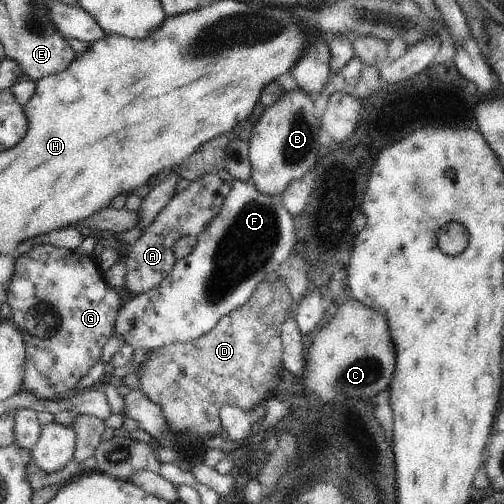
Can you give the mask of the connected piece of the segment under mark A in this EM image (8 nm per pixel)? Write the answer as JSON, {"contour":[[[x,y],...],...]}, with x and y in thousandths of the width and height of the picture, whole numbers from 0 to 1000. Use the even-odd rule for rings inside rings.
{"contour":[[[448,335],[411,345],[391,359],[379,361],[373,373],[349,383],[313,429],[292,448],[284,464],[262,488],[250,512],[252,542],[246,565],[254,579],[278,581],[310,571],[337,544],[349,518],[343,498],[345,482],[367,468],[393,468],[437,421],[448,387],[456,377],[460,343]]]}

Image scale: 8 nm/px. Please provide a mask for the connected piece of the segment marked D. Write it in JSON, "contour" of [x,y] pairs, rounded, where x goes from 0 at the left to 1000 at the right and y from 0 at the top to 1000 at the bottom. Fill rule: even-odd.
{"contour":[[[560,554],[516,558],[480,607],[442,627],[411,661],[367,681],[345,681],[290,698],[288,720],[272,734],[276,772],[294,794],[317,804],[321,825],[349,857],[385,857],[399,867],[429,869],[431,879],[442,855],[438,817],[466,808],[490,815],[542,786],[565,732],[558,663],[575,607],[575,577]]]}

